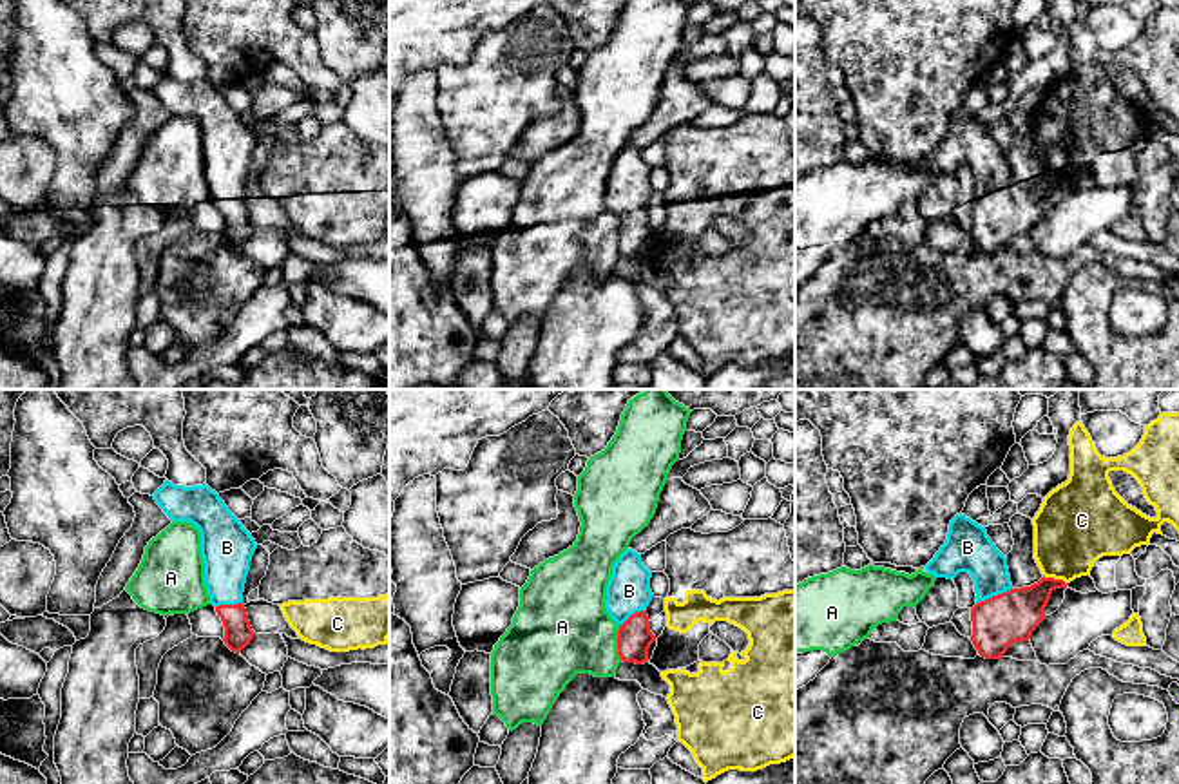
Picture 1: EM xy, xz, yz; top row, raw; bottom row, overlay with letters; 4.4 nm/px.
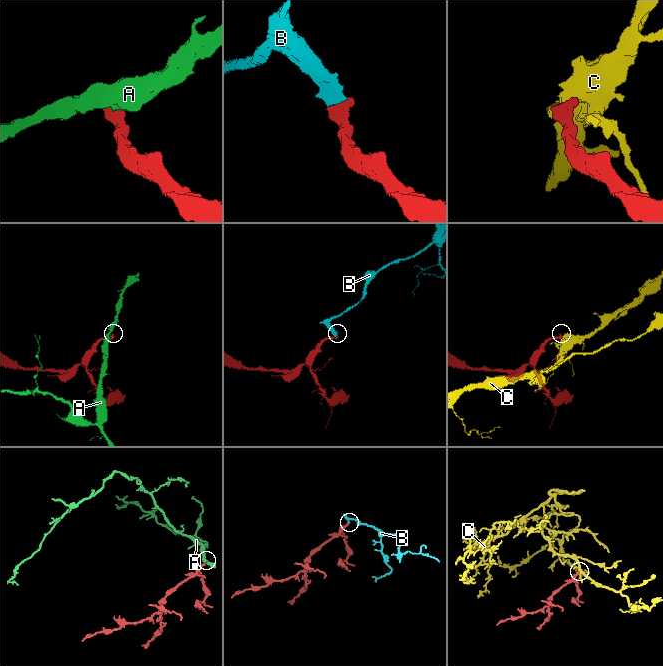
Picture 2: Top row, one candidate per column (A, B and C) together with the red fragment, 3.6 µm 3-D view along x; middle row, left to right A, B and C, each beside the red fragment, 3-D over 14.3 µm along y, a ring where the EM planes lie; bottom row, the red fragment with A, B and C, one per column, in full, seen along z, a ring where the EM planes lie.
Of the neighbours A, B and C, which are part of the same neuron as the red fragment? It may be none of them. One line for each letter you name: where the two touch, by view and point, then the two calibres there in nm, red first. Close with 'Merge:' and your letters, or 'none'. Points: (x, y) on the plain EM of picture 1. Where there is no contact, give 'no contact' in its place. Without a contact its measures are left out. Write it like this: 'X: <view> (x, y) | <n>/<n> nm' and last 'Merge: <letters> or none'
B: yz (993, 191) | 220/200 nm
Merge: B

